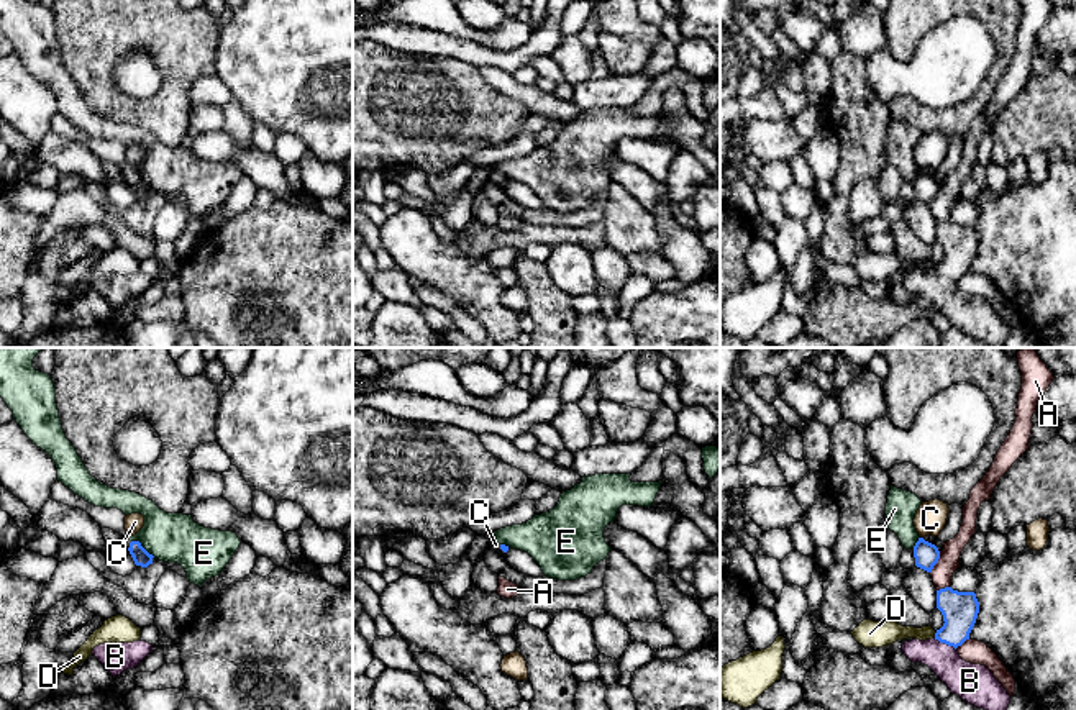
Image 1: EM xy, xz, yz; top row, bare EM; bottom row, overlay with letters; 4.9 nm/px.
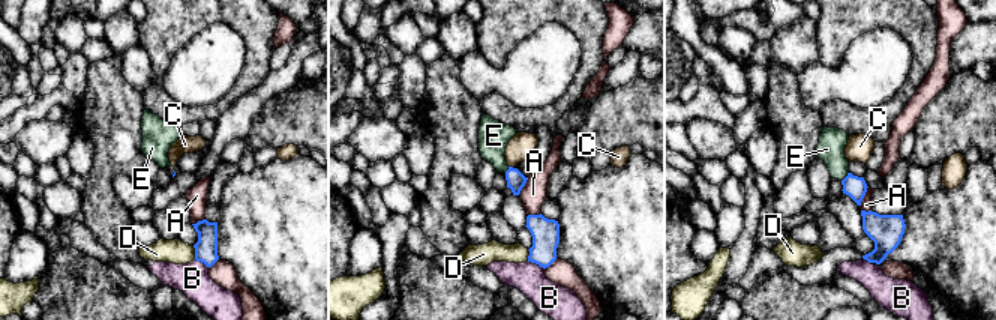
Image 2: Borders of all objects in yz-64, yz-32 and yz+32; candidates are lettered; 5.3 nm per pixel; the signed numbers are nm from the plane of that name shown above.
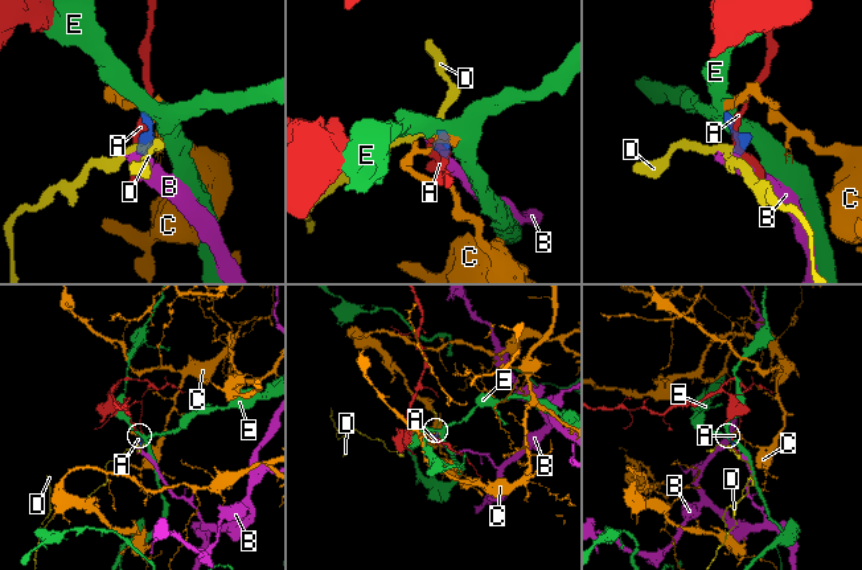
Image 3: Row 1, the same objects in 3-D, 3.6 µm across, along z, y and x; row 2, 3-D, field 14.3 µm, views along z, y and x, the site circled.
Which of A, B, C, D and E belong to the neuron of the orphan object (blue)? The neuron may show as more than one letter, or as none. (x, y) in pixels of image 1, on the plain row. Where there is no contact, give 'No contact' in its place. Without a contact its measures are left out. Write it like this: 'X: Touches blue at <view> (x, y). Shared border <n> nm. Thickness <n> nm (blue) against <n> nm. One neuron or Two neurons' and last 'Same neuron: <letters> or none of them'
A: Touches blue at yz (937, 194). Shared border 120 nm. Thickness 120 nm (blue) against 110 nm. Two neurons
B: Touches blue at yz (945, 276). Shared border 130 nm. Thickness 180 nm (blue) against 190 nm. Two neurons
C: Touches blue at xz (501, 181). Shared border 50 nm. Thickness 40 nm (blue) against 20 nm. One neuron
D: Touches blue at yz (935, 268). Shared border 40 nm. Thickness 180 nm (blue) against 120 nm. Two neurons
E: Touches blue at xy (141, 179). Shared border 150 nm. Thickness 80 nm (blue) against 240 nm. Two neurons
Same neuron: C

